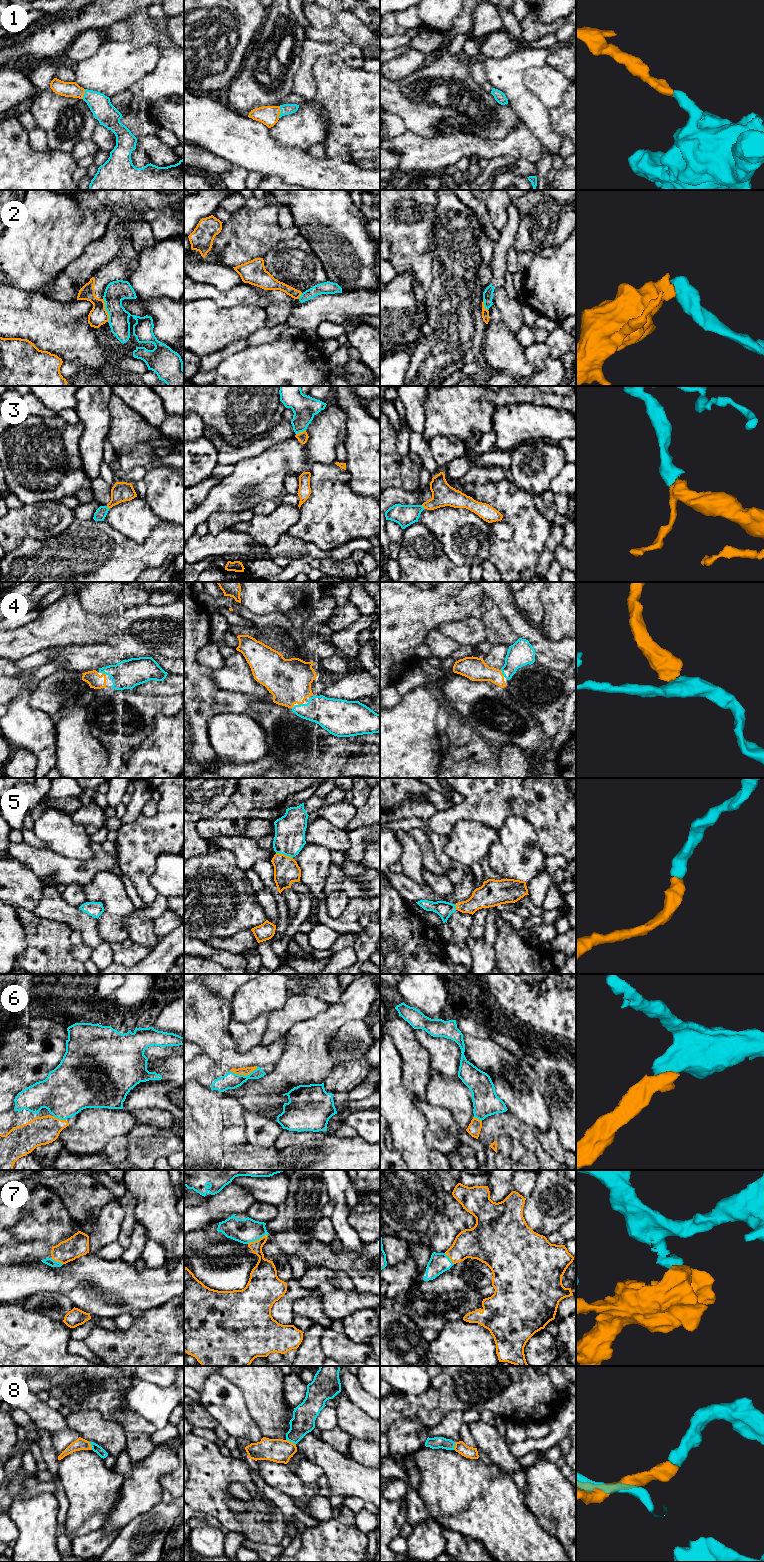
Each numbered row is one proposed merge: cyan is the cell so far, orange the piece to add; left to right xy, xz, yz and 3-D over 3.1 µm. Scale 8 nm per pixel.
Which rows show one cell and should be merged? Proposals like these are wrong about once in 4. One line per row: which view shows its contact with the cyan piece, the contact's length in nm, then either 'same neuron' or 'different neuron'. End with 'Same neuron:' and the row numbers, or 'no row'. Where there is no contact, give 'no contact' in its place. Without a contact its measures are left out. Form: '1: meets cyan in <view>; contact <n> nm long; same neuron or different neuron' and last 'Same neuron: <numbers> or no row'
1: meets cyan in xz; contact 100 nm long; same neuron
2: meets cyan in xy; contact 200 nm long; different neuron
3: meets cyan in xz; contact 90 nm long; same neuron
4: meets cyan in yz; contact 70 nm long; same neuron
5: meets cyan in xz; contact 140 nm long; same neuron
6: meets cyan in xz; contact 220 nm long; same neuron
7: meets cyan in xz; contact 180 nm long; same neuron
8: meets cyan in xz; contact 90 nm long; same neuron
Same neuron: 1, 3, 4, 5, 6, 7, 8

